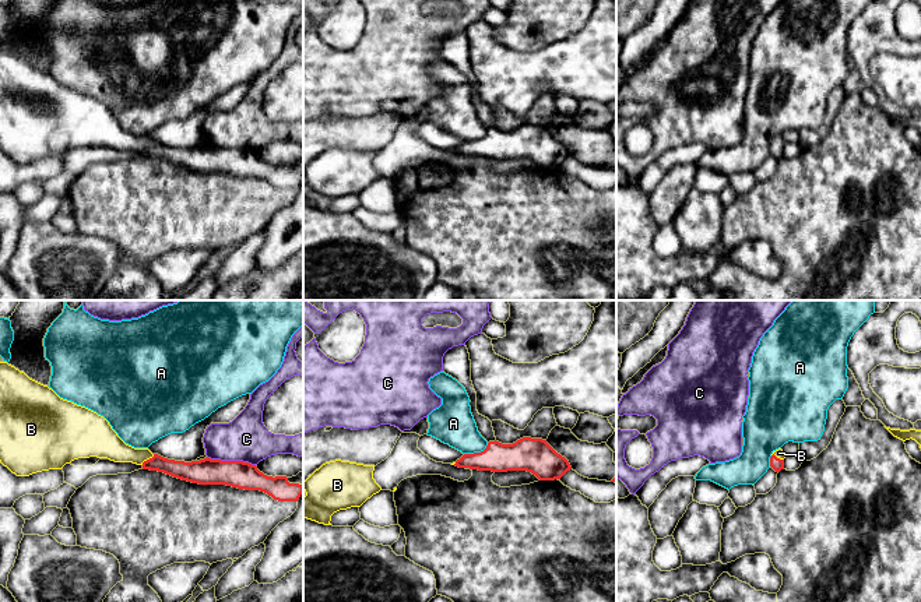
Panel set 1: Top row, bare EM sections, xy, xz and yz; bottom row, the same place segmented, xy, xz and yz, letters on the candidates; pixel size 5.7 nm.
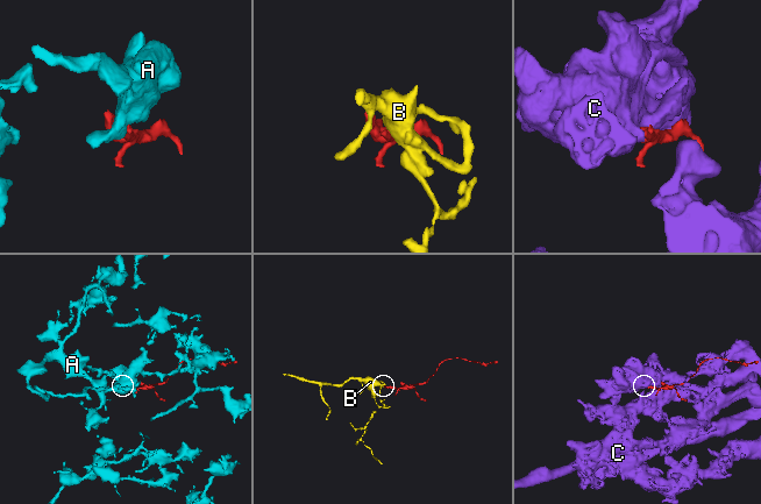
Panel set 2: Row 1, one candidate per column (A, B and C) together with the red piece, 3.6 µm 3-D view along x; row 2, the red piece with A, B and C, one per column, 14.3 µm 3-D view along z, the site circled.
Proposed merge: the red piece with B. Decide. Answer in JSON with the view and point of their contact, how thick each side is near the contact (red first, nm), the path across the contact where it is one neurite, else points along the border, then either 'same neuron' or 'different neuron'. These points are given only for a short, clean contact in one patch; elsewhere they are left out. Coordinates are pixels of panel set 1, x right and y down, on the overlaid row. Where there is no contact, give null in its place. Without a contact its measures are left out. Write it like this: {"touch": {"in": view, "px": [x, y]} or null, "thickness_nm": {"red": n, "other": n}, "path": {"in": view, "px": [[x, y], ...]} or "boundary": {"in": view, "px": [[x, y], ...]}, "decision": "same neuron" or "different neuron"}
{"touch": {"in": "xy", "px": [147, 460]}, "thickness_nm": {"red": 110, "other": 160}, "path": {"in": "xy", "px": [[186, 471], [147, 460], [120, 453], [106, 444]]}, "decision": "same neuron"}

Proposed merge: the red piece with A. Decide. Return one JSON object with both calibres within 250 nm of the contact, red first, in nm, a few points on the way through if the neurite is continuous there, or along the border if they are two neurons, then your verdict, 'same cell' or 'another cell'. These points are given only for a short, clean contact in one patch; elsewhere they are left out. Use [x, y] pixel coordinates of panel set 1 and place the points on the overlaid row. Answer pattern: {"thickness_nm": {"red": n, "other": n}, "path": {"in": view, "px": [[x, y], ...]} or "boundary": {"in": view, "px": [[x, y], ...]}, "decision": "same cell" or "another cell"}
{"thickness_nm": {"red": 170, "other": 240}, "boundary": {"in": "xz", "px": [[488, 443], [480, 451], [464, 454]]}, "decision": "another cell"}

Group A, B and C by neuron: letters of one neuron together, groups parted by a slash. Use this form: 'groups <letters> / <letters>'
groups A / B / C

